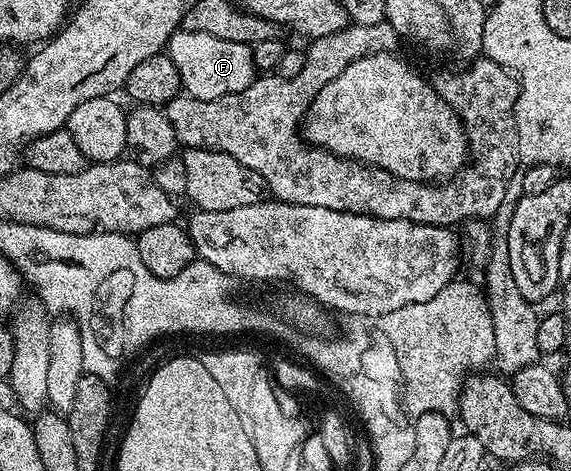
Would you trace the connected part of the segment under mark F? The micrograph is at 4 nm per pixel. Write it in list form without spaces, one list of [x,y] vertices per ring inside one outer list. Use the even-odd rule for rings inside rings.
[[[179,28],[169,37],[167,53],[181,77],[181,90],[188,97],[204,102],[243,92],[255,77],[253,48],[247,42],[219,40],[219,36],[207,36],[207,32],[187,32]]]

